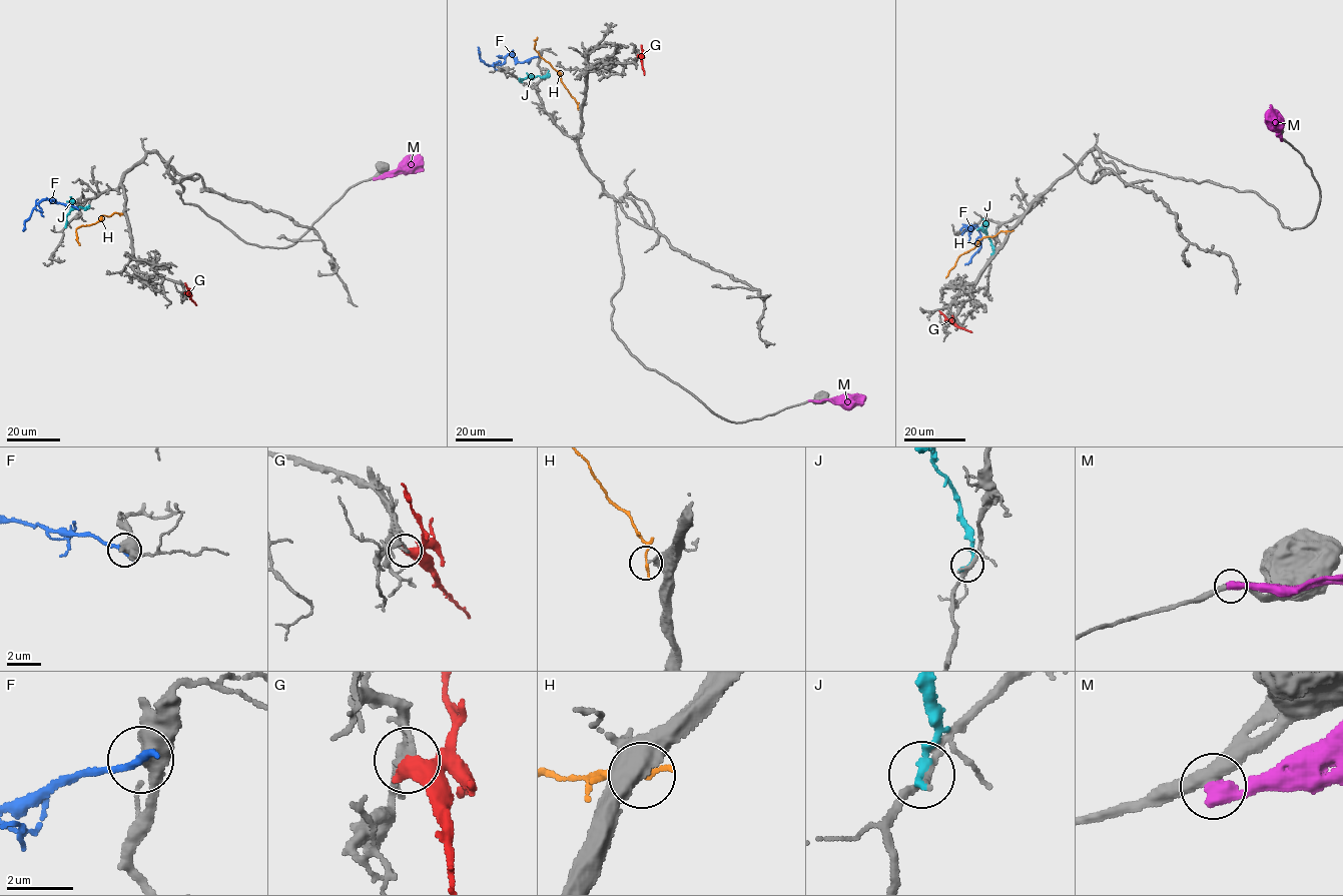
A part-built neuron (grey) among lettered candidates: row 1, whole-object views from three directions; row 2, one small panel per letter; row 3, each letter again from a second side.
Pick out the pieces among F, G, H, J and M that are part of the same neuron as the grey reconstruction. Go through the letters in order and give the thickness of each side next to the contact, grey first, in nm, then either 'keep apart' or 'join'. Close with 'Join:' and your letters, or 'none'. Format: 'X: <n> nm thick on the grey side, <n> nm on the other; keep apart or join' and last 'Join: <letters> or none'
F: 550 nm thick on the grey side, 280 nm on the other; keep apart
G: 190 nm thick on the grey side, 400 nm on the other; keep apart
H: 170 nm thick on the grey side, 130 nm on the other; keep apart
J: 240 nm thick on the grey side, 280 nm on the other; keep apart
M: 400 nm thick on the grey side, 500 nm on the other; keep apart
Join: none

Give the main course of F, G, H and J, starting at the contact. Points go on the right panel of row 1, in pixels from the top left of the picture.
F: (962, 232), (972, 228), (965, 225), (977, 226), (980, 237), (980, 246), (965, 265)
G: (950, 322), (971, 332)
H: (1011, 231), (981, 237), (973, 248), (960, 254), (945, 277)
J: (992, 252), (991, 241), (984, 229), (976, 229)

